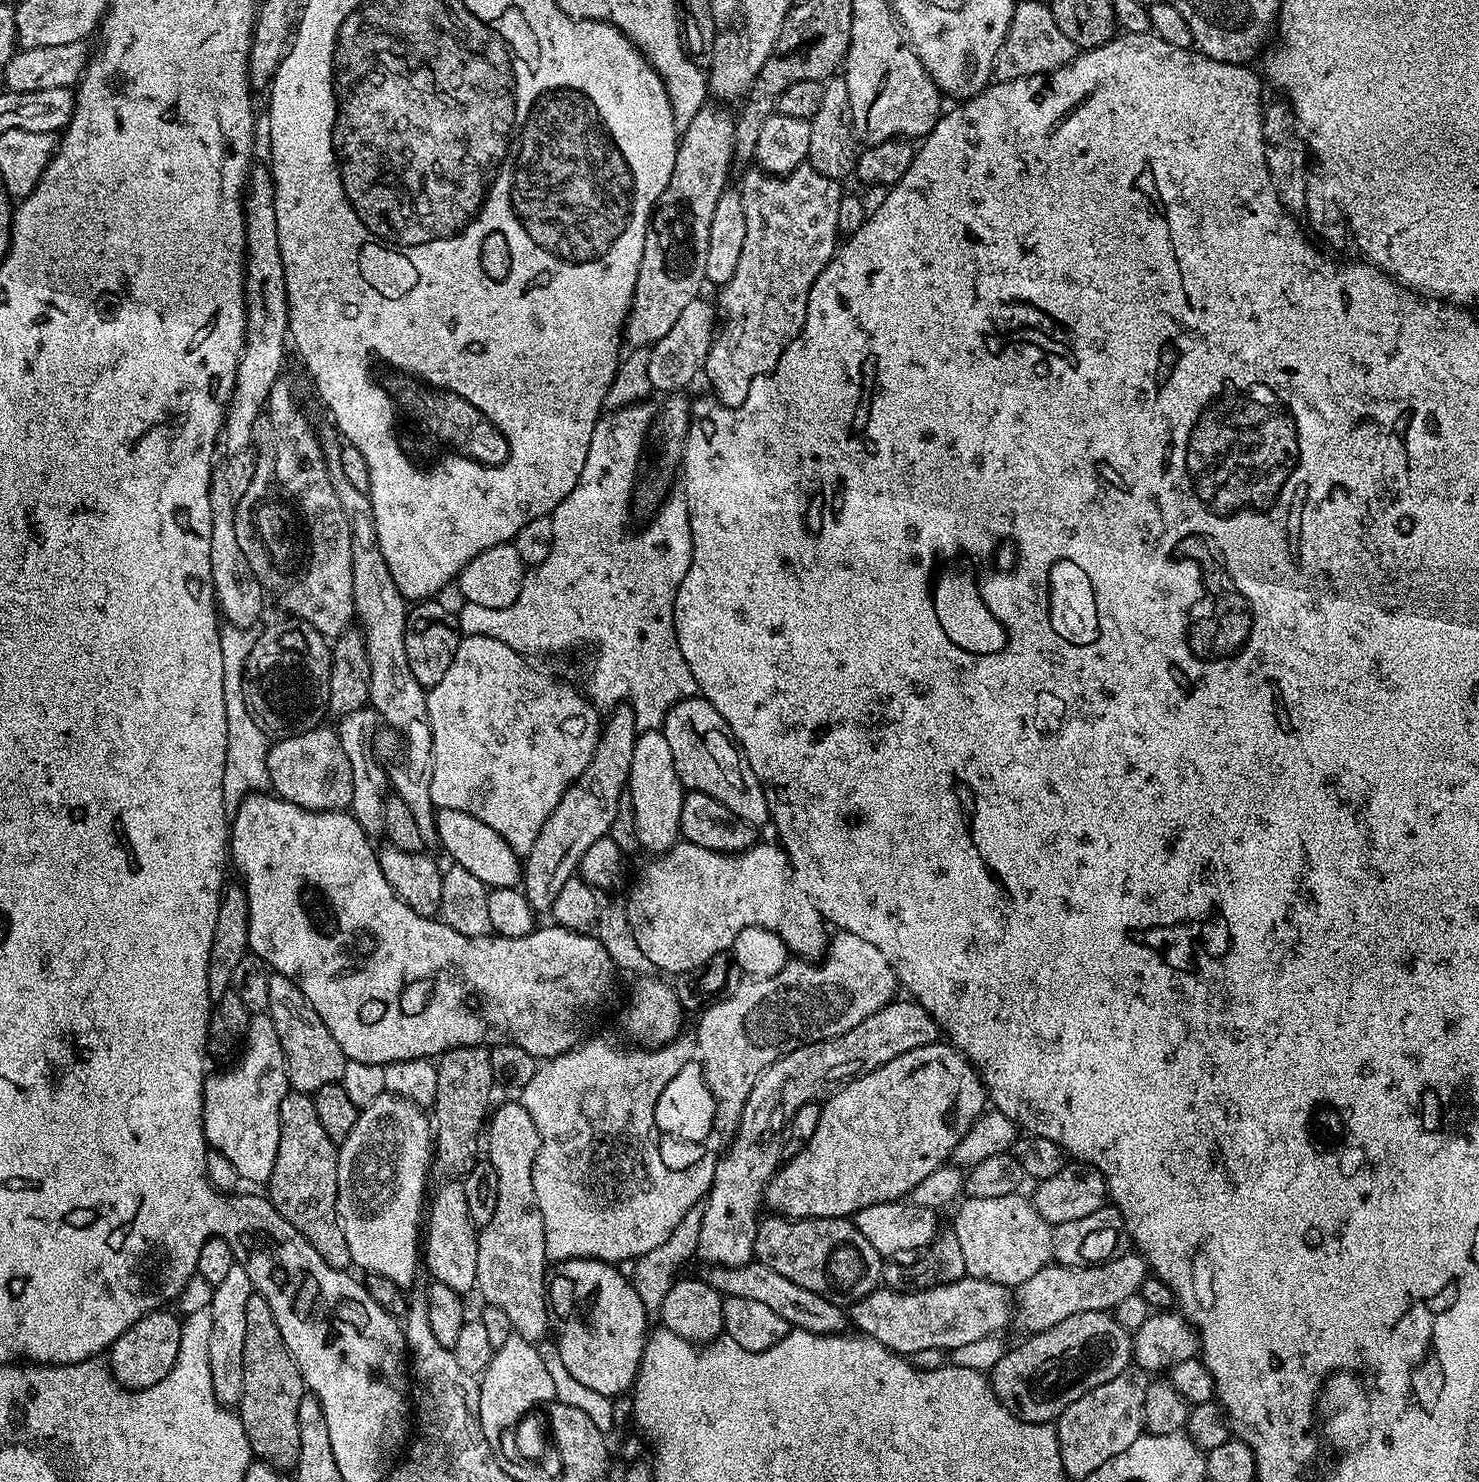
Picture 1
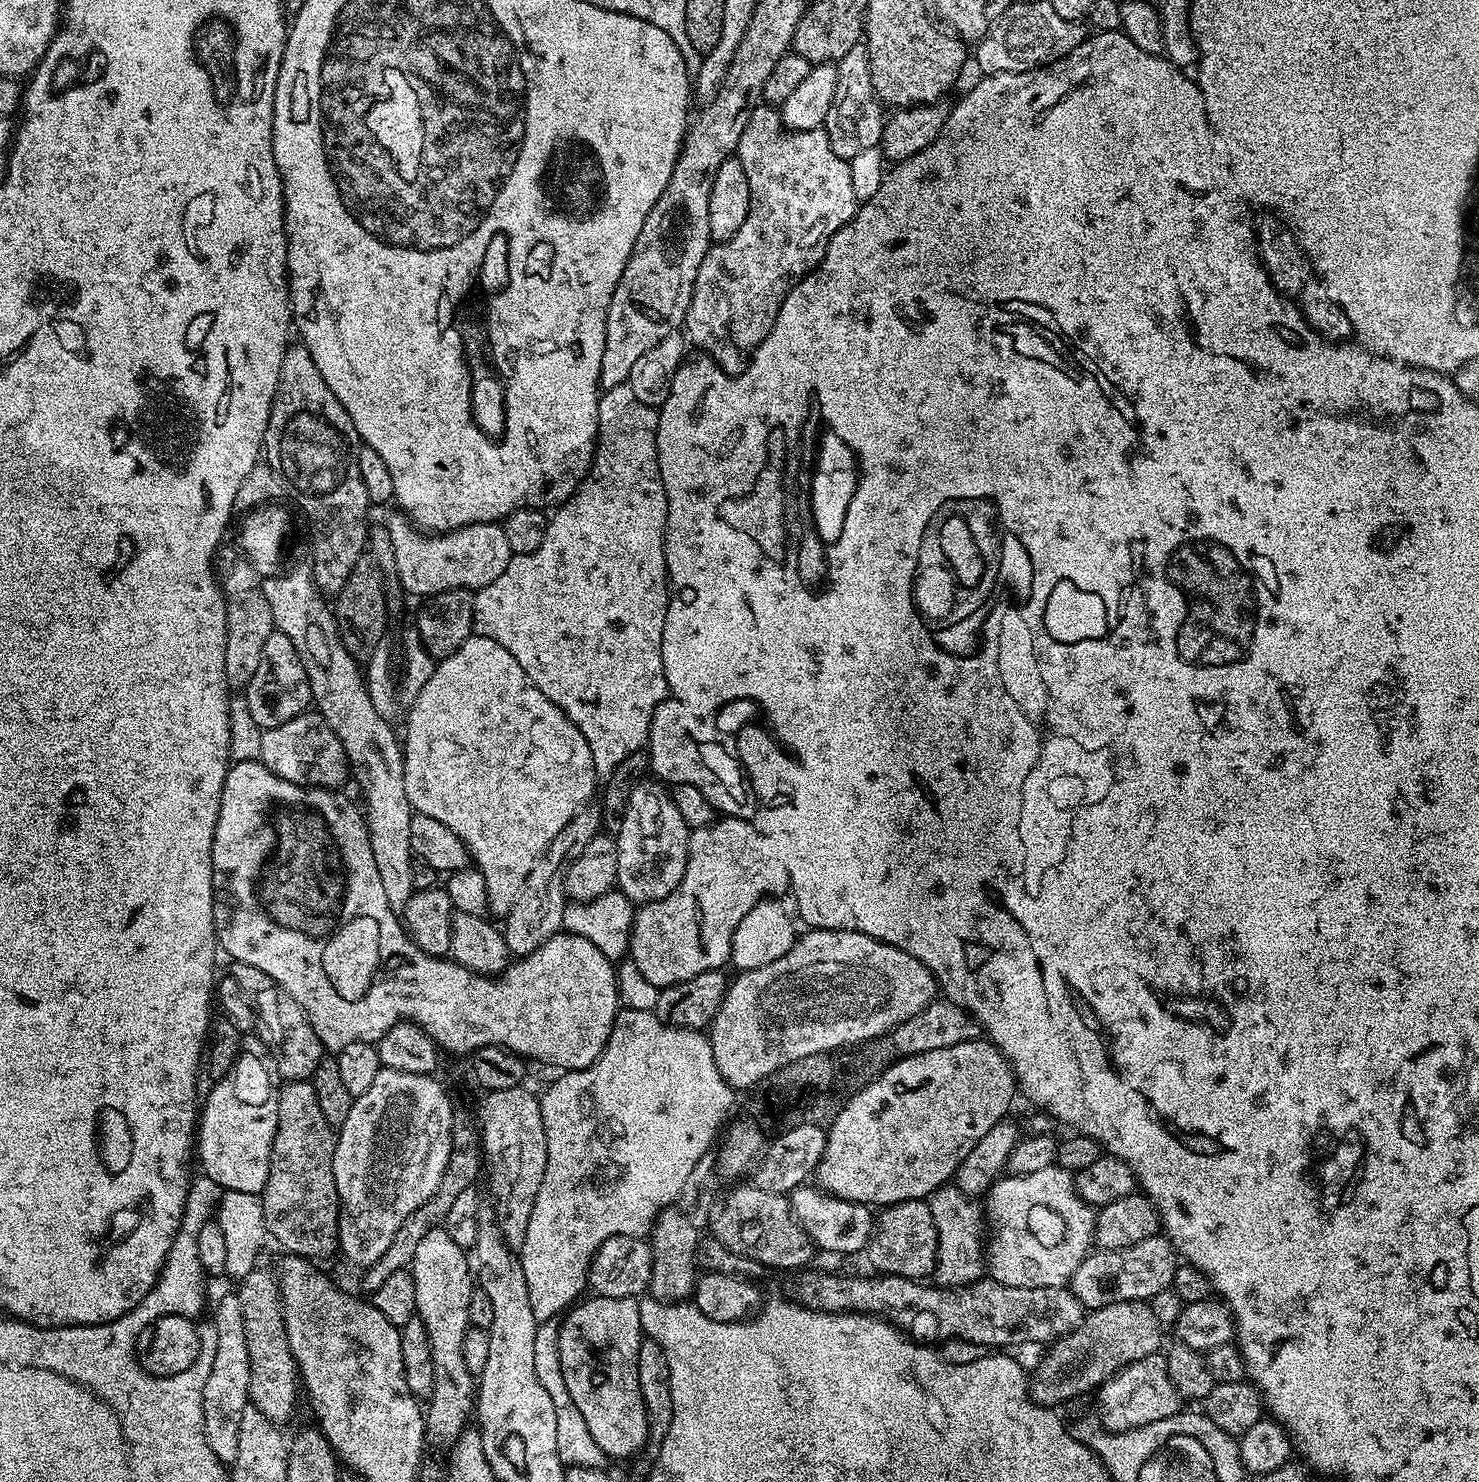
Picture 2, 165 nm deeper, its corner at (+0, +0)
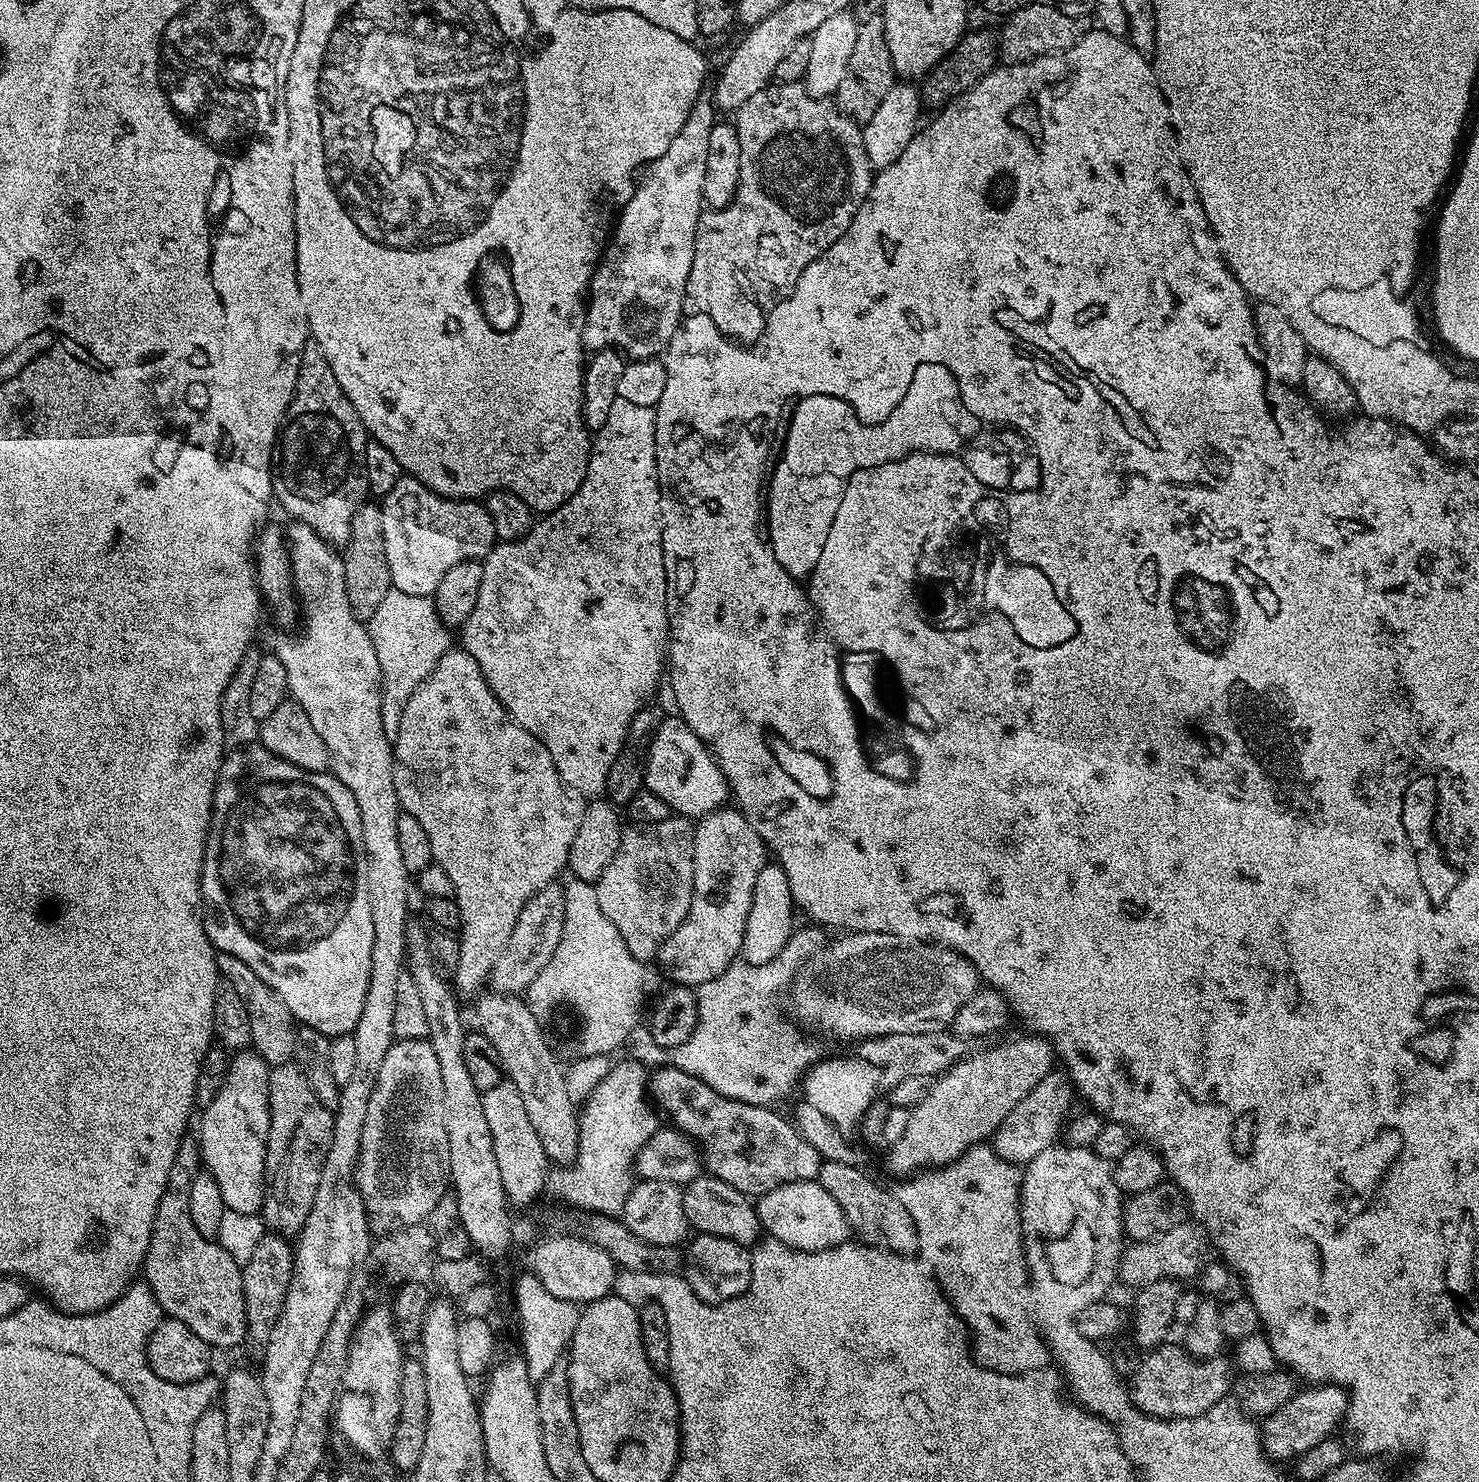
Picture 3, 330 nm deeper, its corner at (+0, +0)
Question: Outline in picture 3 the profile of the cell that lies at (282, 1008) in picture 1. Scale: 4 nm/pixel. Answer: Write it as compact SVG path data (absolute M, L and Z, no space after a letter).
M225 952L216 953L216 970L222 977L223 983L234 986L238 990L238 998L242 998L242 1006L246 1006L246 1014L250 1014L250 1034L252 1035L251 1047L270 1066L277 1064L293 1063L296 1054L296 1033L298 1022L290 1014L286 1002L278 998L246 962L241 962L239 958L234 958L234 954Z

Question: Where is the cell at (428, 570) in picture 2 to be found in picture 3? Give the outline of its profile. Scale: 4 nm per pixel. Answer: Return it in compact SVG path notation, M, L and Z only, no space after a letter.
M407 474L401 475L394 490L383 496L378 505L392 587L402 590L402 594L432 596L446 570L458 566L458 562L483 561L498 543L494 522L490 522L483 503L440 496Z

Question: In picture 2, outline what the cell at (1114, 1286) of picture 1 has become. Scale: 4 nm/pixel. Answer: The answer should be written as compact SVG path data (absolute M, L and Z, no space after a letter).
M1157 1234L1142 1238L1138 1246L1122 1250L1092 1250L1074 1270L1070 1289L1085 1309L1110 1306L1114 1302L1152 1301L1156 1294L1171 1289L1174 1270L1178 1263L1176 1249L1167 1236Z

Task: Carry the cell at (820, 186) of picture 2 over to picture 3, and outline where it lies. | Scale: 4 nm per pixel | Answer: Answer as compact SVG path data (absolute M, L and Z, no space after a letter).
M773 82L768 87L758 90L750 102L746 102L734 113L734 123L738 134L738 146L742 146L742 166L738 178L738 190L732 201L725 208L701 211L700 221L694 234L694 262L690 266L690 278L686 278L686 294L684 295L684 311L688 314L706 314L718 330L729 340L737 341L745 346L751 345L764 333L764 327L768 321L768 314L777 300L784 299L790 289L798 282L802 270L814 262L854 222L854 214L862 206L864 199L868 197L868 191L874 179L874 170L870 166L870 160L866 158L866 142L862 142L863 127L857 121L851 120L849 116L840 113L840 109L828 98L813 98L803 83L782 84Z

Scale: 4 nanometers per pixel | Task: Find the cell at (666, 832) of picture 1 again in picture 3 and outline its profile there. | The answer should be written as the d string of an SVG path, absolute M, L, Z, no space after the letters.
M671 815L667 820L657 824L632 826L620 838L620 845L602 878L596 881L598 903L602 905L602 914L618 926L618 934L626 942L626 950L634 954L634 958L645 962L655 961L660 955L660 947L682 926L686 914L690 910L692 891L694 890L694 834L693 821L683 816Z

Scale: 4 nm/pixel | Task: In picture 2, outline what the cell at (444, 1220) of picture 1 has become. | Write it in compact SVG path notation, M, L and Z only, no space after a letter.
M443 1226L430 1230L430 1234L426 1234L422 1242L418 1242L410 1271L414 1278L416 1315L426 1326L426 1334L430 1338L430 1358L434 1358L434 1382L432 1395L427 1401L428 1408L426 1404L424 1435L431 1447L433 1444L436 1448L448 1450L456 1443L456 1439L462 1435L465 1428L469 1427L471 1420L468 1419L473 1419L478 1391L477 1381L470 1374L470 1370L466 1370L466 1357L462 1354L462 1341L466 1339L470 1327L470 1298L474 1287L474 1272L470 1267L469 1253L450 1239L450 1234L446 1234Z

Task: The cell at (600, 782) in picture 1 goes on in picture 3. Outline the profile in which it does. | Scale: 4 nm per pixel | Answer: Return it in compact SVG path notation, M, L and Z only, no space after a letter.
M553 882L547 884L538 894L534 894L522 908L514 930L510 930L510 942L498 954L498 962L494 962L494 970L490 984L495 991L505 994L527 993L530 982L538 978L538 973L550 958L554 958L554 950L558 950L558 942L562 942L562 926L566 922L566 898L564 884Z

